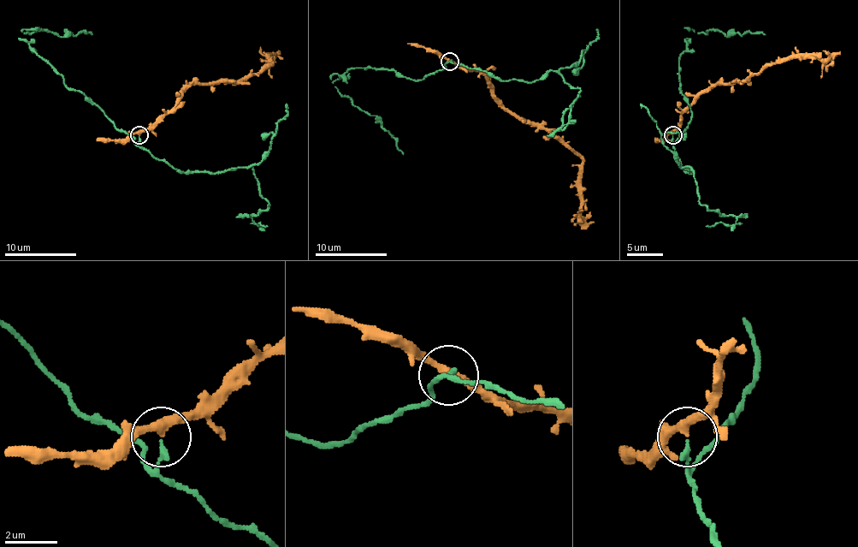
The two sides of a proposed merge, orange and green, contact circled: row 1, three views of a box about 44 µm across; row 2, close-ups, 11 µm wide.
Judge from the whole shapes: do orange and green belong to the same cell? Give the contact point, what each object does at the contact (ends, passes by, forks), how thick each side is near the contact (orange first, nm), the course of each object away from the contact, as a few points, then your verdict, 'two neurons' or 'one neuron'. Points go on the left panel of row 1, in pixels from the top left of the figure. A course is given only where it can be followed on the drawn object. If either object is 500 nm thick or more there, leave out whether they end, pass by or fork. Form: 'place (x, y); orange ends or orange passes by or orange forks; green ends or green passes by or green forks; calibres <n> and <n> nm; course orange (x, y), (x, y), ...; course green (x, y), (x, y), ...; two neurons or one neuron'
place (139, 135); orange passes by; green ends; calibres 300 and 180 nm; course orange (139, 135), (154, 127), (193, 83), (242, 81), (270, 63), (269, 58), (275, 55), (283, 58); course green (139, 135), (136, 143), (81, 92), (71, 91), (29, 45), (37, 31), (24, 29), (92, 35); two neurons

